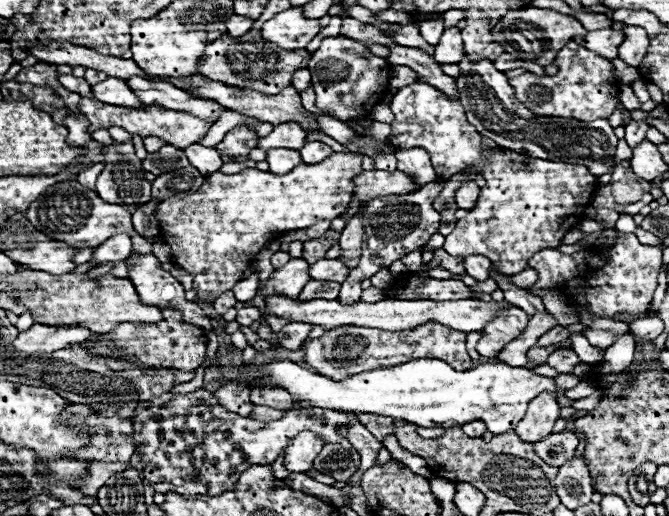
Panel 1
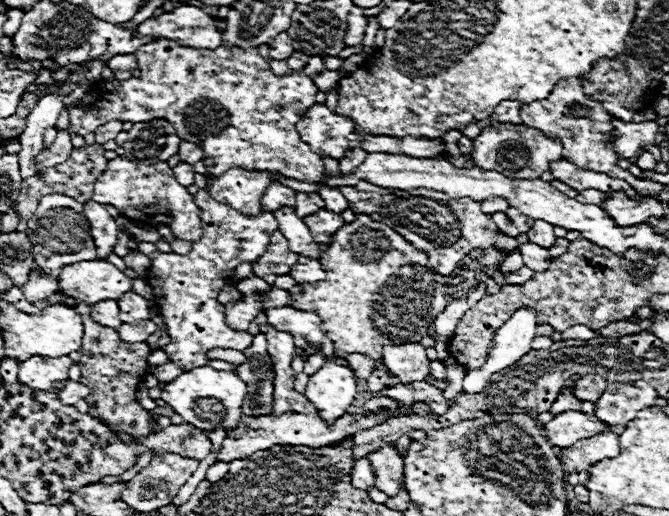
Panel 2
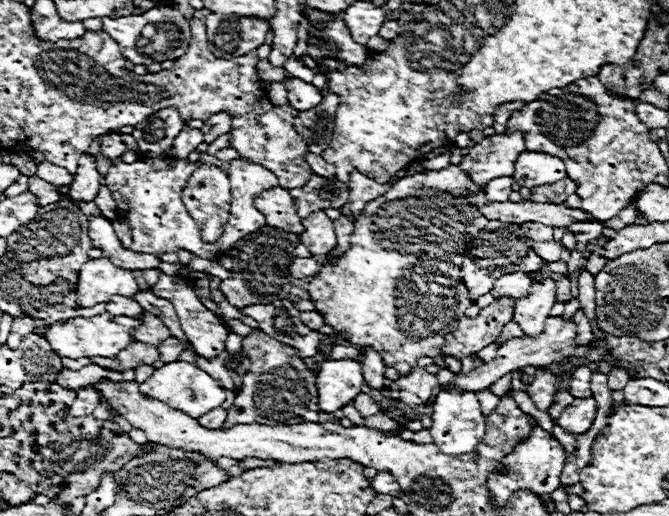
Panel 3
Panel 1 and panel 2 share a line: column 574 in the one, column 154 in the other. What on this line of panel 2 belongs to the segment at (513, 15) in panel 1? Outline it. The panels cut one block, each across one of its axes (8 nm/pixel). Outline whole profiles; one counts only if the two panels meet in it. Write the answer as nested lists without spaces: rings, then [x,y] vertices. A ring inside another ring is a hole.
[[[180,6],[142,22],[138,34],[176,40],[178,44],[192,48],[218,48],[224,32],[218,30],[218,18],[208,16],[196,6]]]

